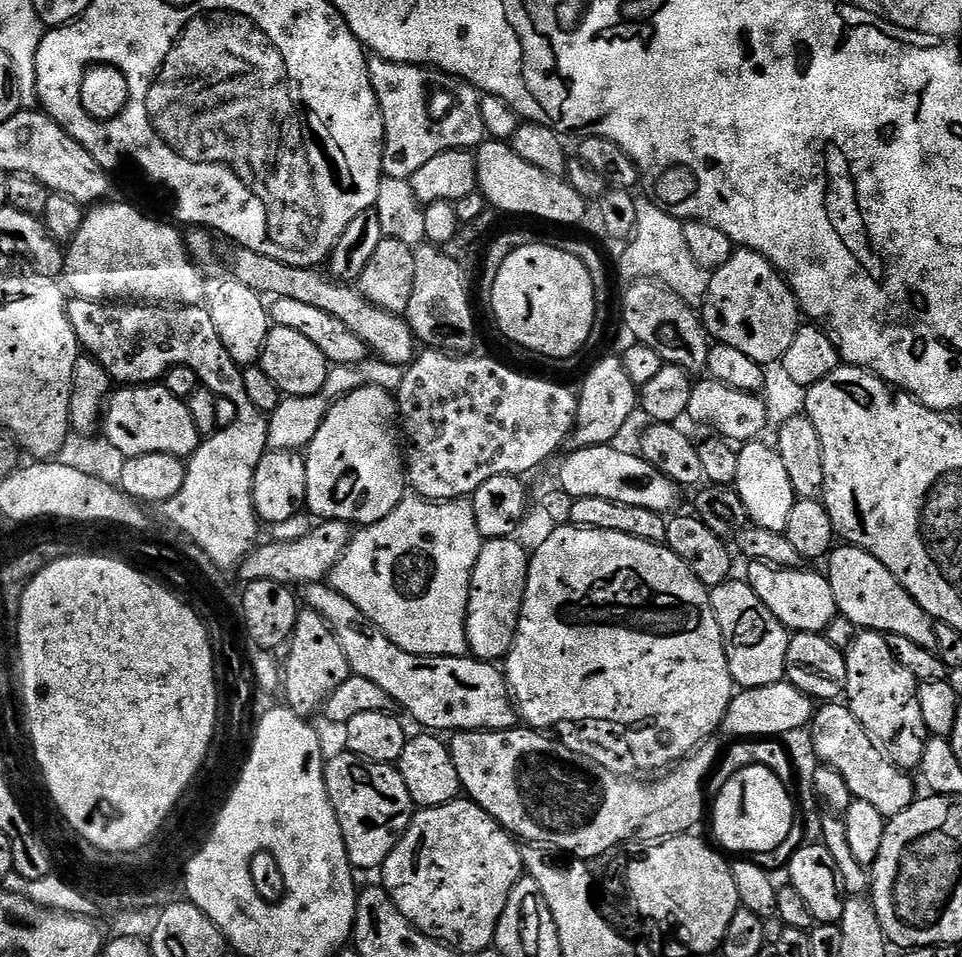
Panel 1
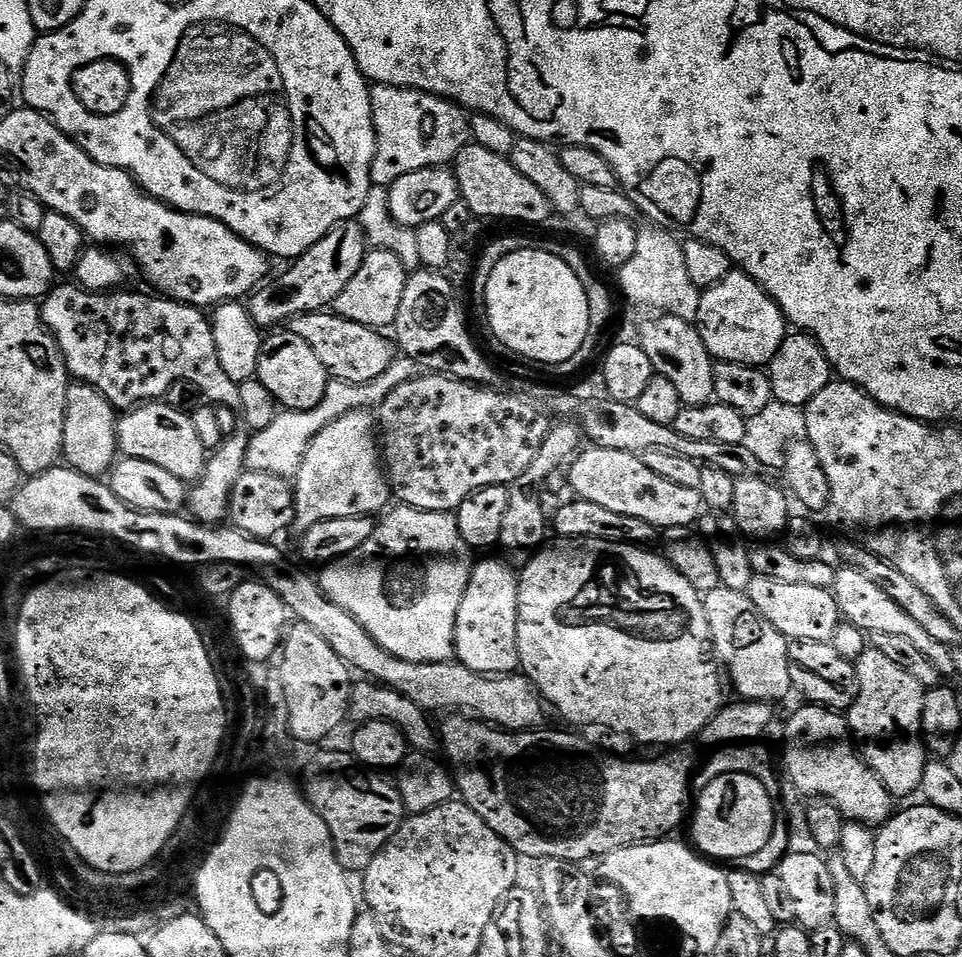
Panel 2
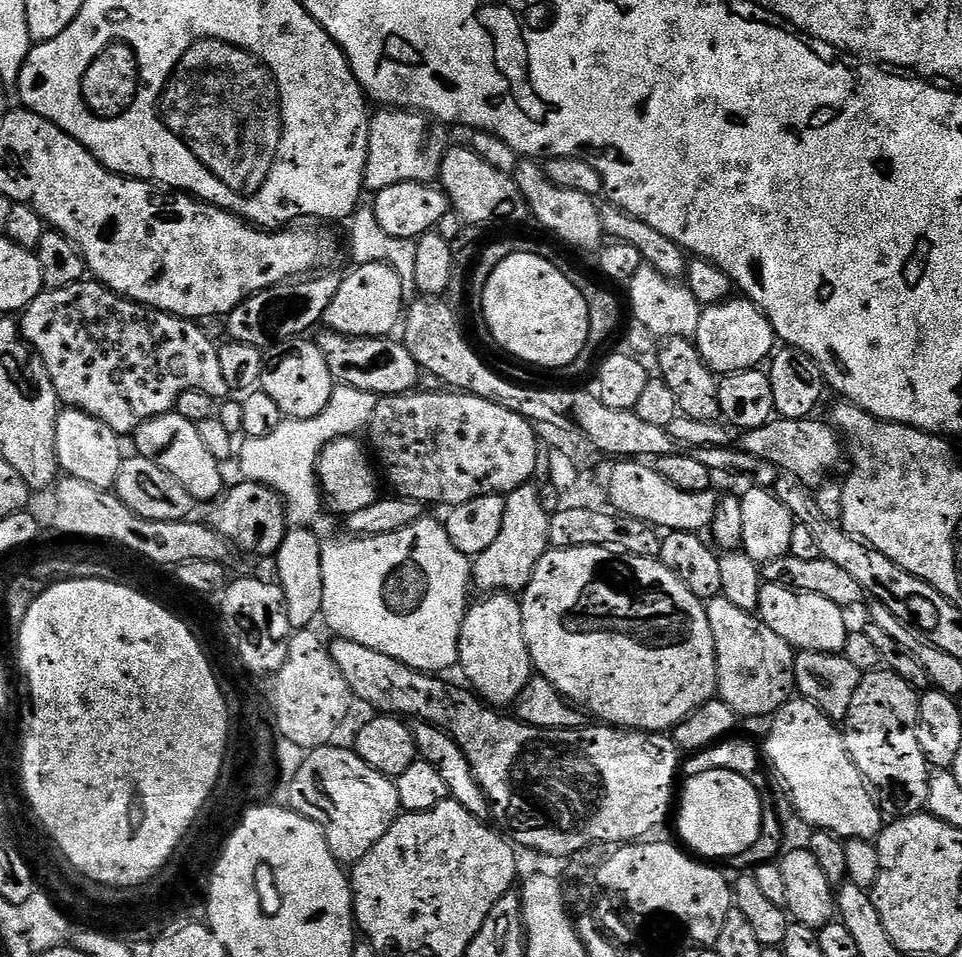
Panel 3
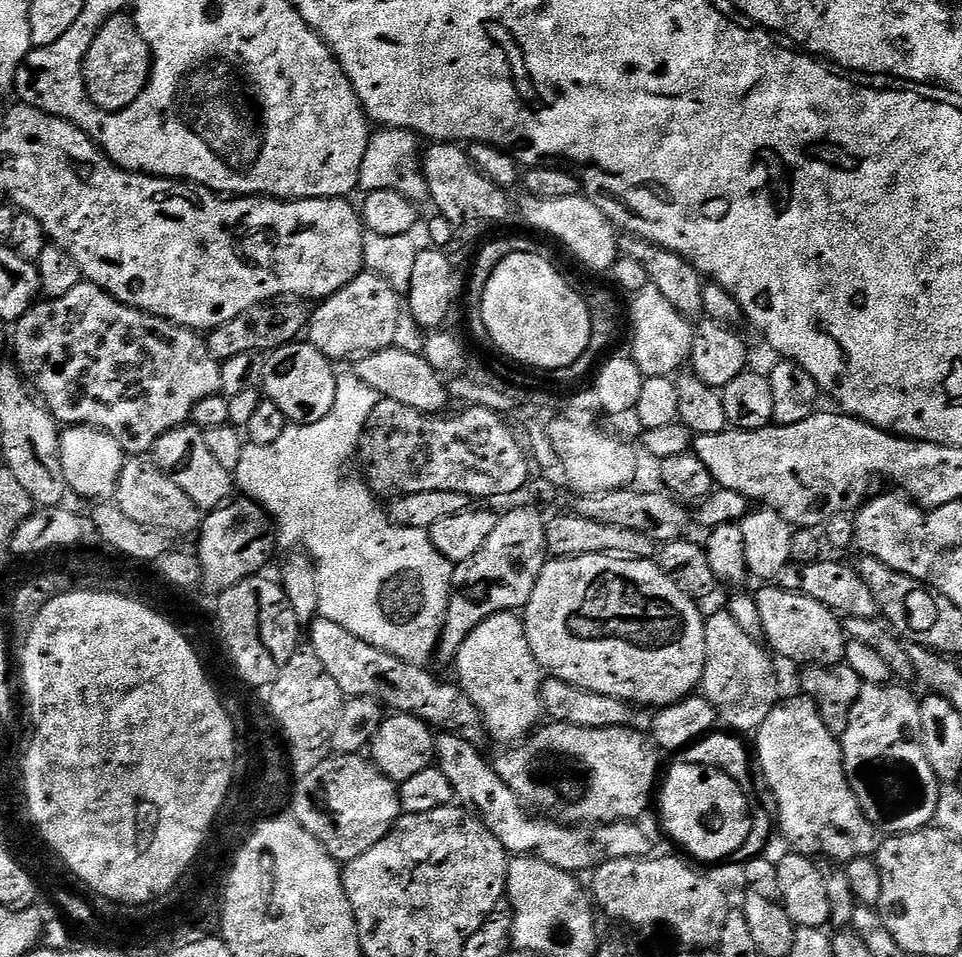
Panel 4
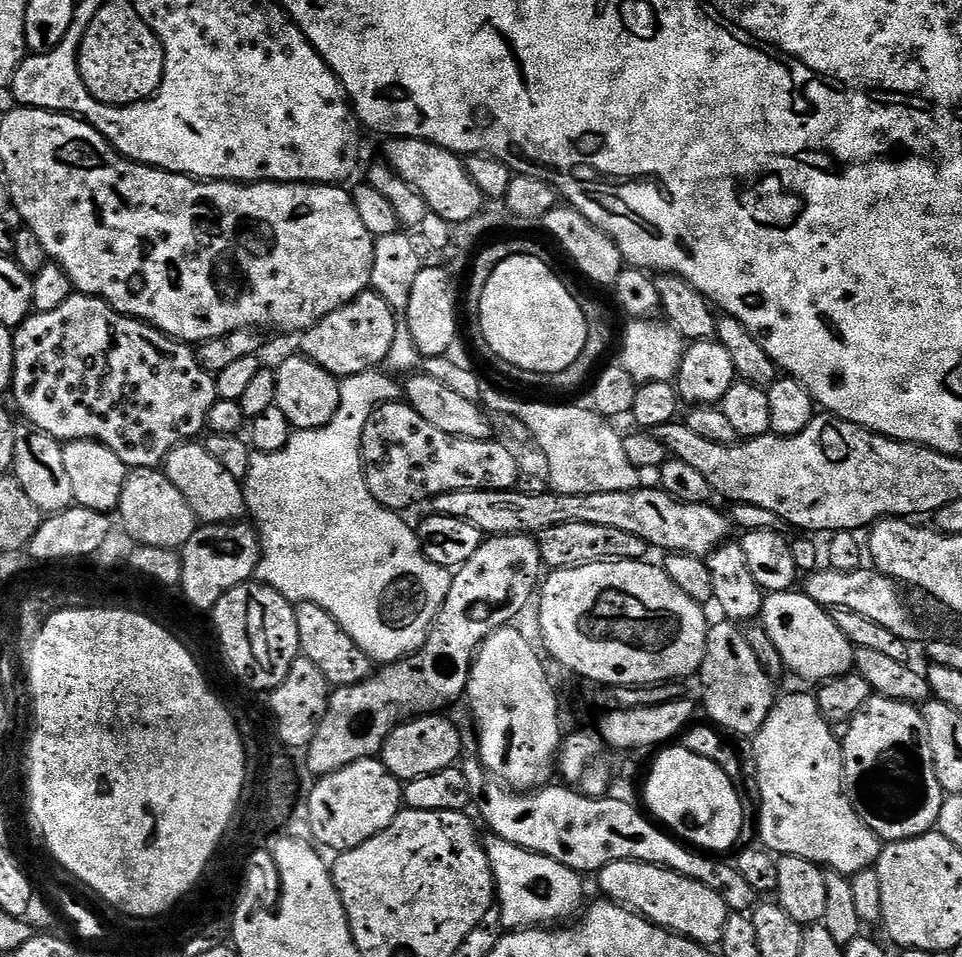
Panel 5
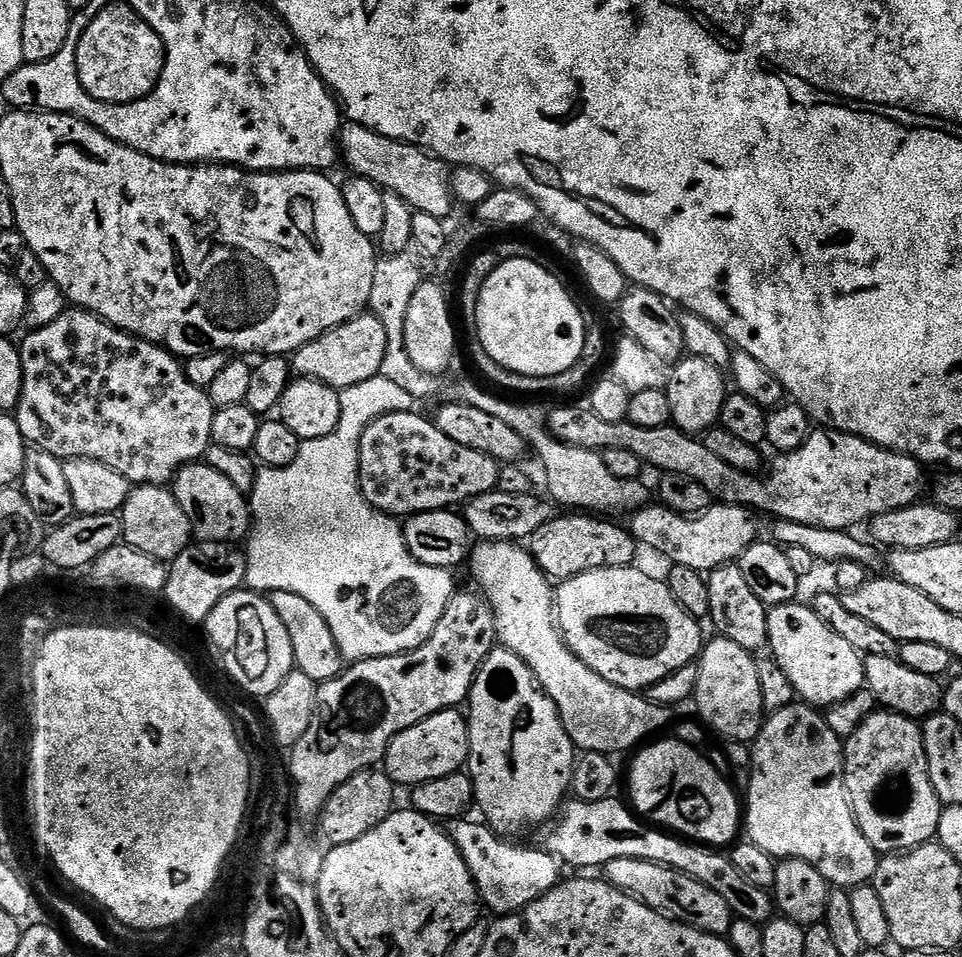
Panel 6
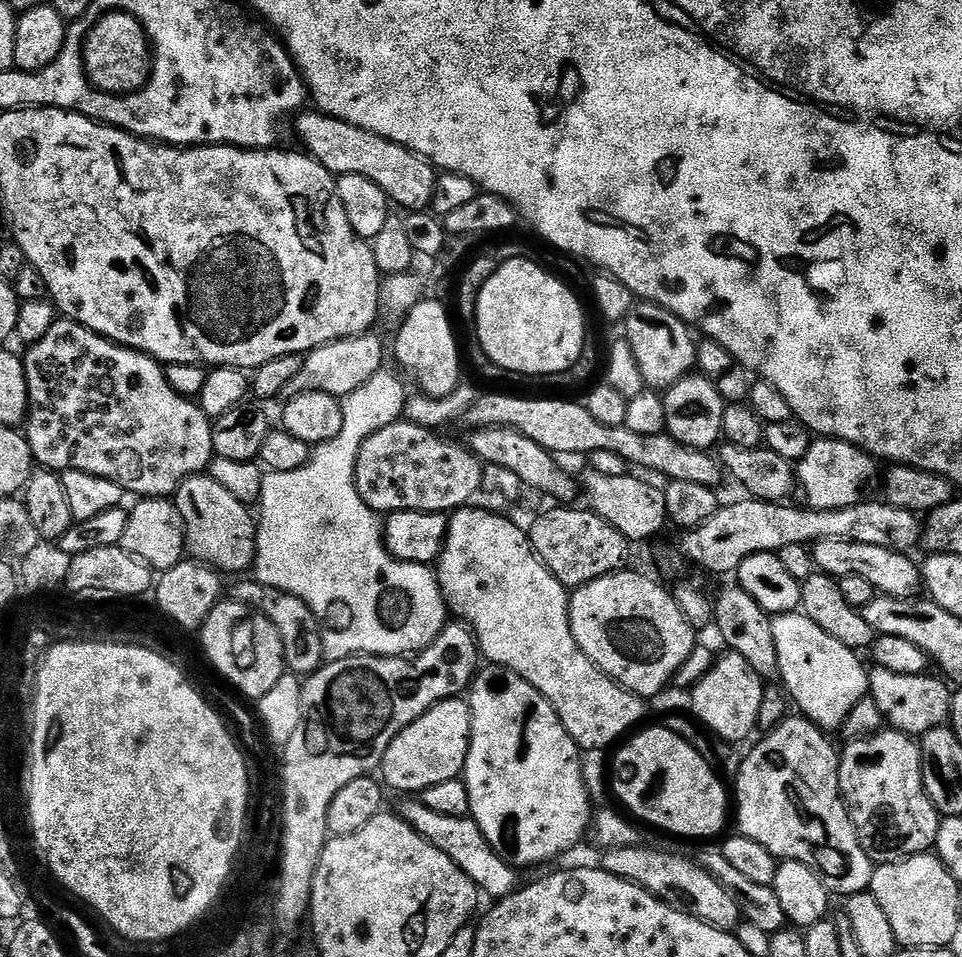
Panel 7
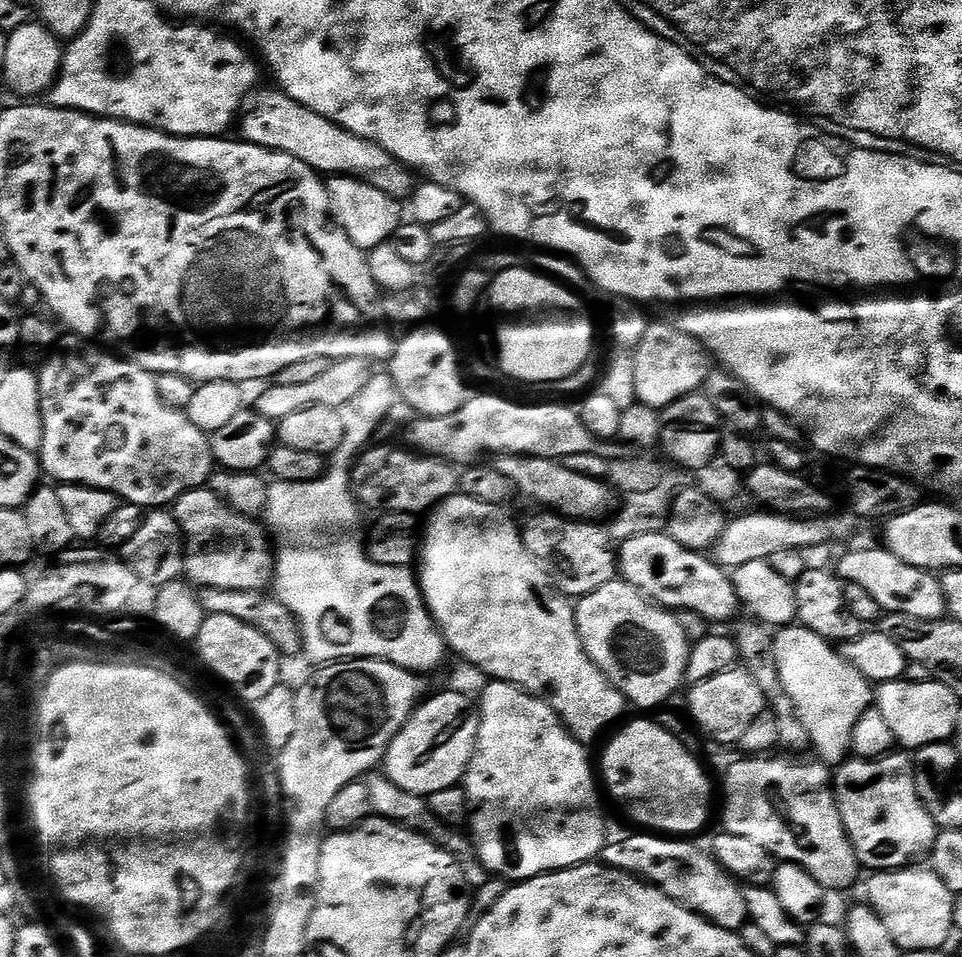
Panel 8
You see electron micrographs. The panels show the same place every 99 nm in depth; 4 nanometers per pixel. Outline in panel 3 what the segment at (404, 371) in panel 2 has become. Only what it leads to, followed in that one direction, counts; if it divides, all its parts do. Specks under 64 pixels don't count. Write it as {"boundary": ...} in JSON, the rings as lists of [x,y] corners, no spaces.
{"boundary":[[[337,383],[330,394],[330,402],[326,402],[326,410],[314,418],[305,420],[283,419],[280,421],[278,430],[266,434],[266,438],[247,438],[243,441],[244,445],[239,445],[238,460],[240,456],[240,472],[244,480],[252,480],[256,484],[265,484],[280,495],[284,501],[284,507],[287,511],[289,521],[296,526],[316,526],[320,520],[320,515],[326,508],[326,500],[322,495],[321,487],[317,481],[317,464],[320,458],[320,452],[332,440],[340,437],[355,437],[367,429],[370,418],[374,414],[374,406],[377,397],[373,392],[358,390],[354,386],[346,386]]]}

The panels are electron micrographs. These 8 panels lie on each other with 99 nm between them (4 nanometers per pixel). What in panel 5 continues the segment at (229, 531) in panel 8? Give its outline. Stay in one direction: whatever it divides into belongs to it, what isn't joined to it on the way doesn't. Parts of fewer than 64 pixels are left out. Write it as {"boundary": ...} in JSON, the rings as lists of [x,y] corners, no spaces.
{"boundary":[[[185,442],[178,445],[176,449],[164,459],[162,470],[170,478],[170,482],[174,482],[174,486],[178,486],[178,490],[182,490],[182,498],[186,498],[186,502],[190,502],[190,510],[194,510],[197,521],[199,521],[201,525],[231,524],[239,521],[241,517],[245,515],[246,505],[244,503],[244,490],[241,481],[236,480],[234,474],[227,472],[226,469],[211,456],[210,450],[204,448],[203,443]]]}

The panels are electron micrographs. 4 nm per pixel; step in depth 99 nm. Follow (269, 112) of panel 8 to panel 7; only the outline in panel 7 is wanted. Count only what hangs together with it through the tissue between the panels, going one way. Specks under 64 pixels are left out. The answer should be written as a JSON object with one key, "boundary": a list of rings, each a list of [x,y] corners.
{"boundary":[[[304,110],[295,117],[296,136],[301,140],[303,151],[332,173],[333,177],[358,174],[370,178],[382,190],[393,205],[408,212],[423,212],[431,205],[434,182],[438,172],[429,160],[416,155],[401,144],[390,142],[378,134],[370,134],[353,124],[325,116],[319,110]]]}

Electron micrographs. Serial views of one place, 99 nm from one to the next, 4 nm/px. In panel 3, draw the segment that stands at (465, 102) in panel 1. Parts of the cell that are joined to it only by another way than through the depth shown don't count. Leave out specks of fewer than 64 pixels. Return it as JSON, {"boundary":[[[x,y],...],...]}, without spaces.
{"boundary":[[[387,106],[381,107],[379,111],[377,116],[375,113],[368,121],[365,189],[375,194],[386,190],[386,186],[398,186],[398,182],[433,183],[440,175],[442,158],[450,144],[444,133],[447,131],[433,123],[423,112]]]}

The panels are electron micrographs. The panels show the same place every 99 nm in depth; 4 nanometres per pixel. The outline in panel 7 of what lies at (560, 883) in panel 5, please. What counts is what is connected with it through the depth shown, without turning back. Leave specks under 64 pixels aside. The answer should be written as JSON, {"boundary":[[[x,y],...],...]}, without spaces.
{"boundary":[[[408,798],[404,805],[398,809],[399,815],[410,827],[422,838],[426,838],[438,850],[442,850],[460,869],[470,878],[470,882],[476,884],[481,893],[493,896],[493,901],[499,902],[505,896],[515,892],[518,887],[516,875],[517,869],[513,865],[507,864],[498,853],[486,842],[482,830],[470,818],[450,818],[446,814],[434,814],[430,806],[426,806],[419,798]]]}

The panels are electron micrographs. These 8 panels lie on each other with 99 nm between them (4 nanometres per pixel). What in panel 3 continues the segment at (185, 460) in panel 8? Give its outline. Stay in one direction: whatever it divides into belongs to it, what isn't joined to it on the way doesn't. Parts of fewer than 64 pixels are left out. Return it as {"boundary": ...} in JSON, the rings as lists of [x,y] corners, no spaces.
{"boundary":[[[85,278],[74,286],[62,286],[61,288],[49,288],[38,294],[34,302],[24,309],[19,317],[20,335],[27,340],[28,345],[40,355],[46,370],[50,374],[50,382],[54,382],[56,397],[59,398],[61,405],[69,408],[77,408],[80,412],[86,412],[106,422],[110,430],[117,434],[135,433],[140,424],[146,423],[150,418],[154,418],[163,412],[171,412],[175,409],[176,402],[180,395],[186,390],[202,390],[210,394],[213,398],[224,398],[229,395],[230,389],[226,386],[226,378],[222,378],[222,362],[220,361],[219,347],[203,332],[201,325],[195,320],[185,320],[182,316],[172,316],[168,312],[163,312],[157,308],[147,308],[144,304],[136,304],[133,300],[127,300],[125,296],[120,296],[117,292],[110,291],[99,282],[93,282]]]}

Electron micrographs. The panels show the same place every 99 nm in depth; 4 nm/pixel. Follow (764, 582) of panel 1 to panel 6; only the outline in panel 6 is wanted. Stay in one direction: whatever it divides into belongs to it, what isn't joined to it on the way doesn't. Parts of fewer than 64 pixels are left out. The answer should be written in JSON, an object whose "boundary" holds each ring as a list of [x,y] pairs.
{"boundary":[[[800,603],[768,608],[770,652],[778,666],[782,666],[786,678],[790,678],[797,697],[817,710],[827,710],[865,687],[864,657],[850,642],[834,634],[807,603]]]}

